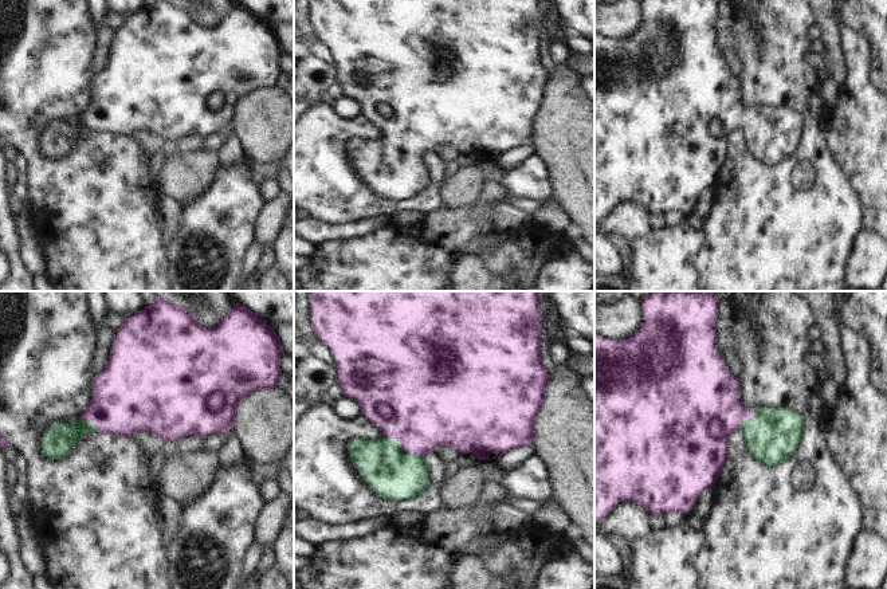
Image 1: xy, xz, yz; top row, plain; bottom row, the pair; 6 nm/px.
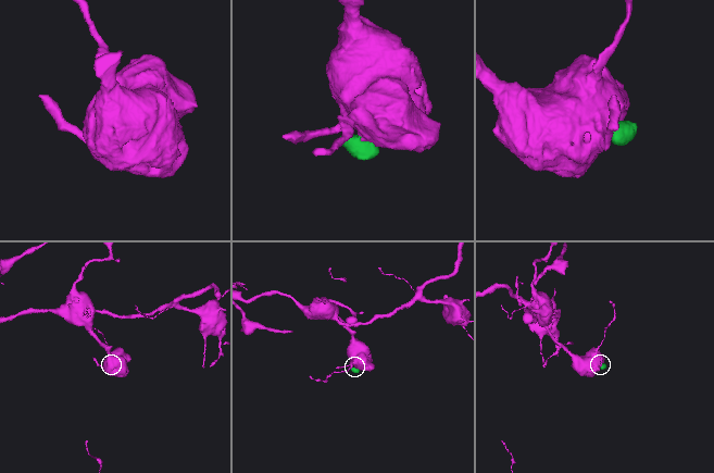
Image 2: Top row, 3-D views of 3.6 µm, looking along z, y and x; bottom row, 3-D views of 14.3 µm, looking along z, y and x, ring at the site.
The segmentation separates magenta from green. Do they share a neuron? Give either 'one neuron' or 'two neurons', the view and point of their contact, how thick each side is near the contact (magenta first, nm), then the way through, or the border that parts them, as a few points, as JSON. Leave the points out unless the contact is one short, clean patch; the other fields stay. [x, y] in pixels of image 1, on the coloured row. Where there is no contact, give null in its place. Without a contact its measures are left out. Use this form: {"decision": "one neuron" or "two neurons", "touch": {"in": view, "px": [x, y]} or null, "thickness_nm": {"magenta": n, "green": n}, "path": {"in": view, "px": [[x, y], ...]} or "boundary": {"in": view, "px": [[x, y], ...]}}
{"decision": "one neuron", "touch": {"in": "xz", "px": [403, 450]}, "thickness_nm": {"magenta": 440, "green": 300}, "path": {"in": "xz", "px": [[423, 413], [412, 424], [403, 450], [396, 462], [396, 475]]}}

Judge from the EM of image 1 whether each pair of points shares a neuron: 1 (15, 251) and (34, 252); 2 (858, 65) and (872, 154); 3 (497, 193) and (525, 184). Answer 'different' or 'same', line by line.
1: different
2: same
3: different

